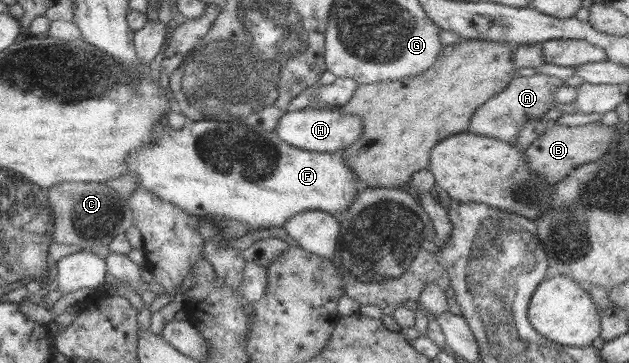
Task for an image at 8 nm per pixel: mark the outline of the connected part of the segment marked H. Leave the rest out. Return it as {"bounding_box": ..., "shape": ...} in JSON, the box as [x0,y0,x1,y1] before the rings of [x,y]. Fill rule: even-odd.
{"bounding_box":[274,107,361,153],"shape":[[[311,107],[310,109],[290,110],[282,114],[278,119],[274,133],[280,142],[288,143],[288,145],[304,149],[304,151],[335,153],[350,144],[354,144],[360,131],[361,124],[355,115],[346,115],[338,107]]]}

